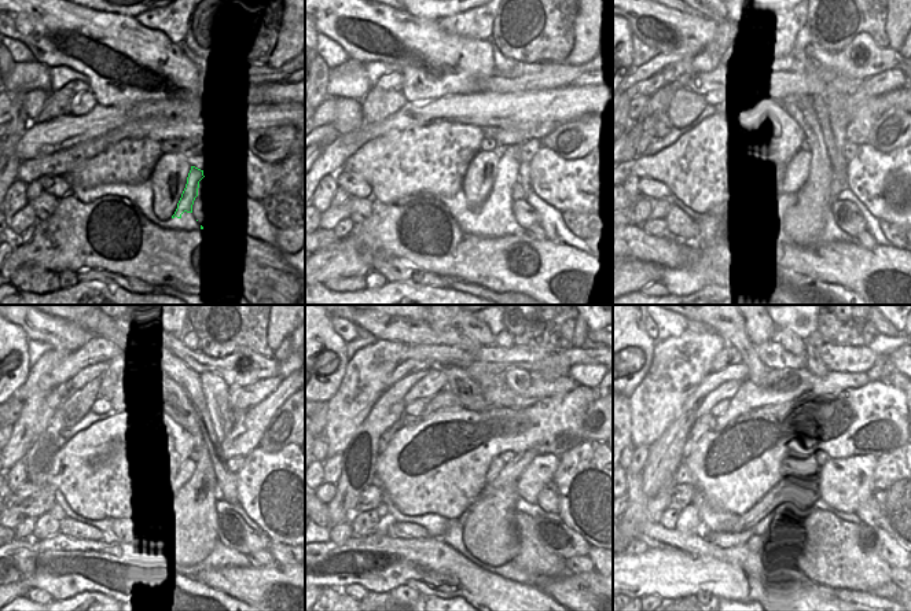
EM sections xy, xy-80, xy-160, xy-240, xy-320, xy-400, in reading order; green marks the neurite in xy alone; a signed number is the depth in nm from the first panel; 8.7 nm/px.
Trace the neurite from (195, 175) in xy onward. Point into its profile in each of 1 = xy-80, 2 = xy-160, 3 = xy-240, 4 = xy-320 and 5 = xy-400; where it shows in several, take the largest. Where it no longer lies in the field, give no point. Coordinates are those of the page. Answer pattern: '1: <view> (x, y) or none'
1: xy-80 (509, 165)
2: xy-160 (801, 109)
3: xy-240 (182, 411)
4: xy-320 (459, 383)
5: xy-400 (734, 332)

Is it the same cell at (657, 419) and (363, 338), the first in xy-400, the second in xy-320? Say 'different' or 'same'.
different

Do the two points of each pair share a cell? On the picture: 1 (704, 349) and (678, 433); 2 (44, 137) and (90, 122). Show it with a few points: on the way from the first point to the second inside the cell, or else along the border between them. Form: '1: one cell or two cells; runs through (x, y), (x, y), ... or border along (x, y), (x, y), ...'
1: two cells; border along (711, 372), (689, 396), (680, 413), (672, 422)
2: one cell; runs through (55, 135), (79, 129)

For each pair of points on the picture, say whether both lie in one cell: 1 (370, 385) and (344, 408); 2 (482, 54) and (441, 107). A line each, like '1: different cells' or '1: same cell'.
1: same cell
2: different cells

